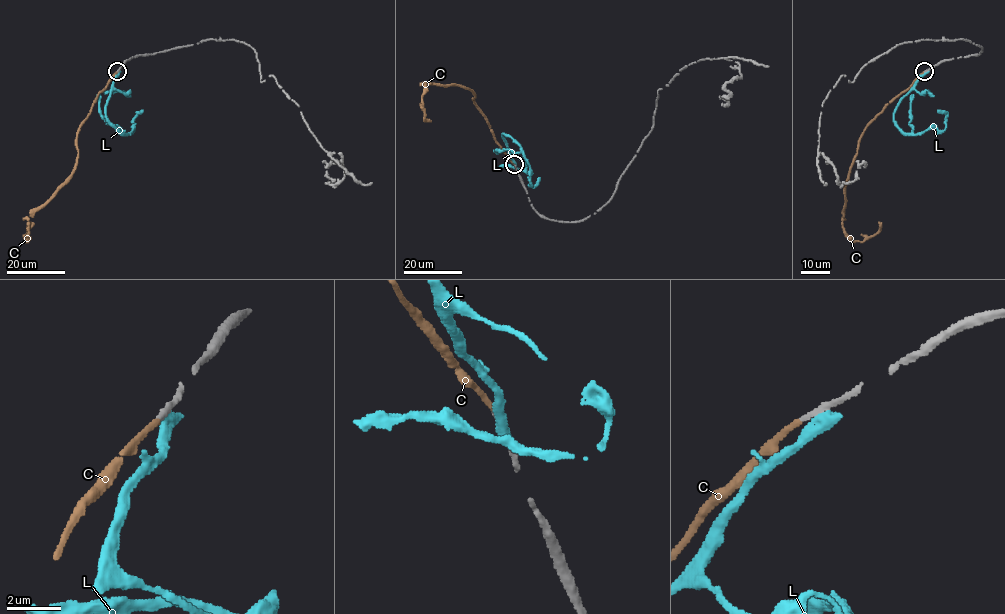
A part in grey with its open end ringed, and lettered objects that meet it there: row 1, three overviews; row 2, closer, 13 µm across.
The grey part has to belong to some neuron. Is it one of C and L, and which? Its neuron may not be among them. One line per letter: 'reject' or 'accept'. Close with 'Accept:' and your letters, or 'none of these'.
C: accept
L: reject
Accept: C

